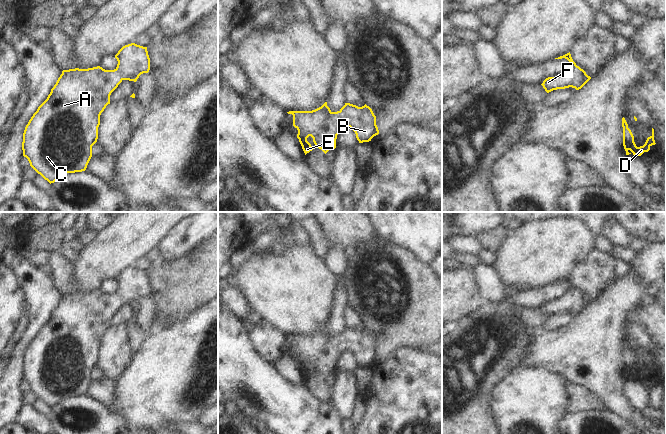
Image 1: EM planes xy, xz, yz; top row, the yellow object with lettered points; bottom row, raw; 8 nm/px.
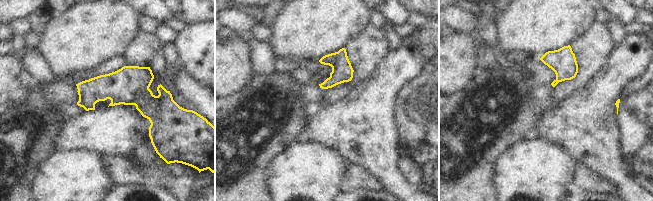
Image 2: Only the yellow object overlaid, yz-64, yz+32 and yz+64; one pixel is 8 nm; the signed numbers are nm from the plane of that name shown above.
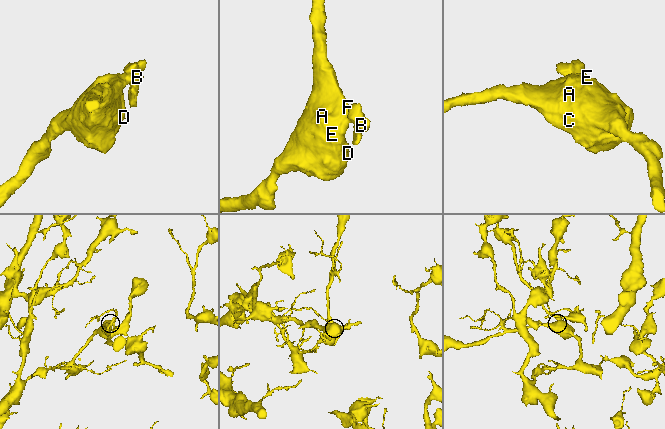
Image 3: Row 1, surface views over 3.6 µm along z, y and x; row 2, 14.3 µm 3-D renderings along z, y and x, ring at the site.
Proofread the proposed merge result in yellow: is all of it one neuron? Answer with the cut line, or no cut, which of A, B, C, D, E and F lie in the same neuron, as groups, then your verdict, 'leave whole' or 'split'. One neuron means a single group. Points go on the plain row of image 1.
cut none; groups A B C D E F; leave whole

